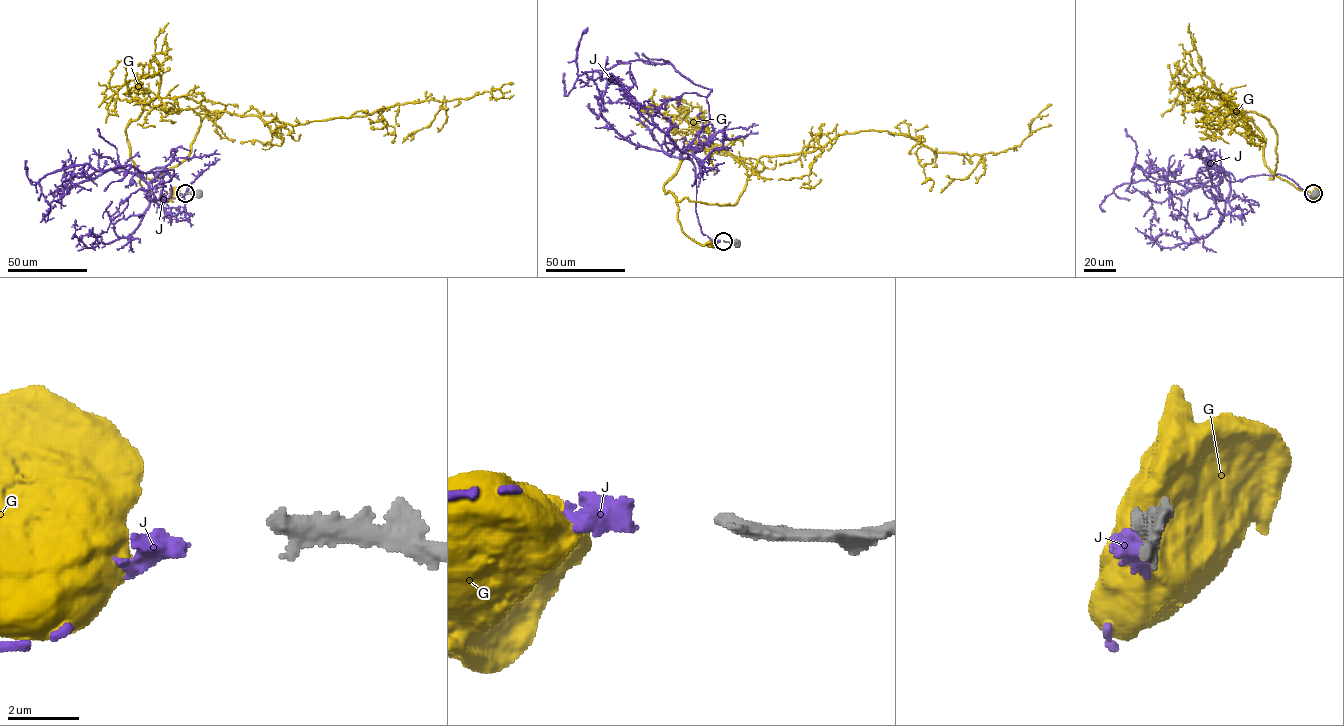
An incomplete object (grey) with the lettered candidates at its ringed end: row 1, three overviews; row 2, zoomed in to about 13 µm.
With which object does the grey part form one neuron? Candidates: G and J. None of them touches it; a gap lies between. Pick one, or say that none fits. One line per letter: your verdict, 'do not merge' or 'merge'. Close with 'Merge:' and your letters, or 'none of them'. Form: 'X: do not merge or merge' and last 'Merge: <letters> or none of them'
G: do not merge
J: merge
Merge: J

